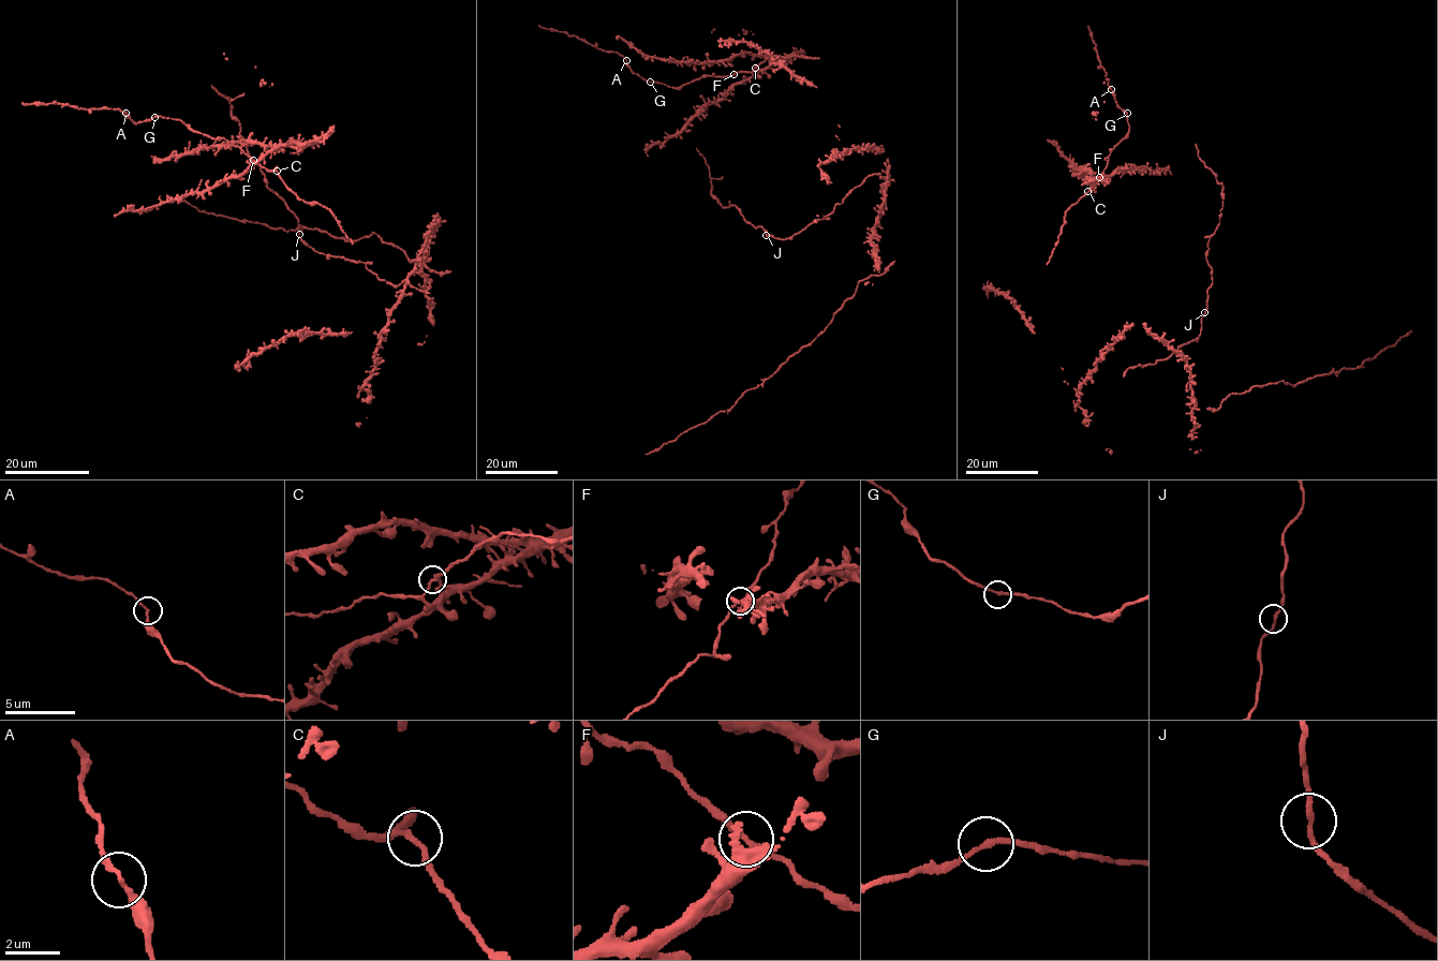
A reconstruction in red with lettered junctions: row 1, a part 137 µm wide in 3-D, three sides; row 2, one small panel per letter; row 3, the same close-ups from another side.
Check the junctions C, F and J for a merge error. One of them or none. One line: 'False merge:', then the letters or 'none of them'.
False merge: none of them

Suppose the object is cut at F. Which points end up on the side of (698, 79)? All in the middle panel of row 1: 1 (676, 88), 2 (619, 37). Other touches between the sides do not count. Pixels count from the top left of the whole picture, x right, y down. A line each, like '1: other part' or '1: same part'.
1: same part
2: other part

